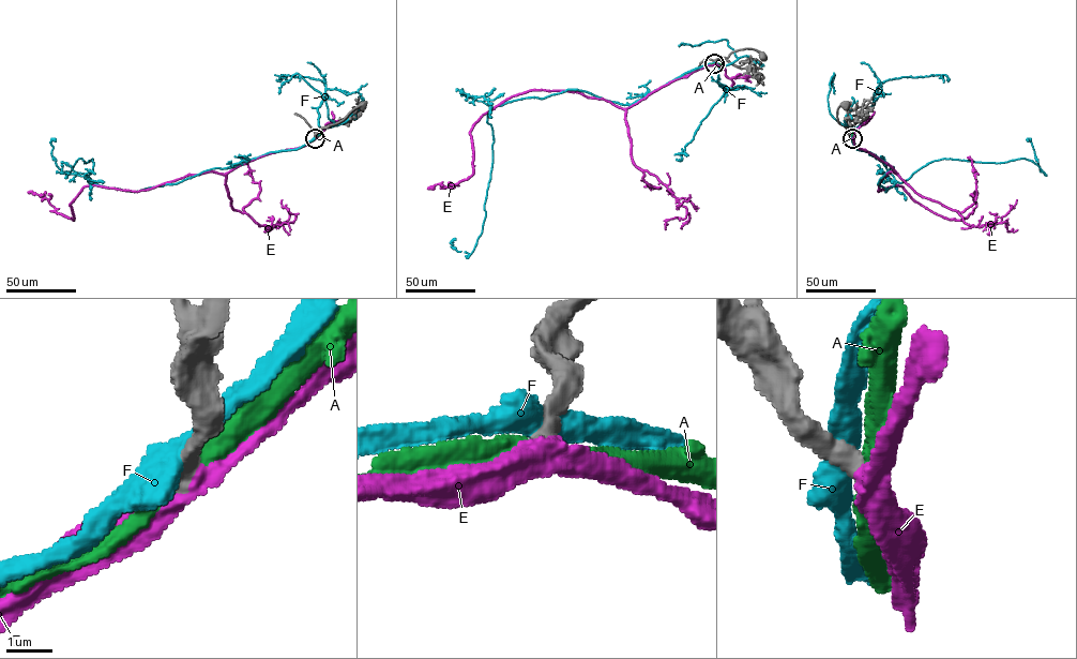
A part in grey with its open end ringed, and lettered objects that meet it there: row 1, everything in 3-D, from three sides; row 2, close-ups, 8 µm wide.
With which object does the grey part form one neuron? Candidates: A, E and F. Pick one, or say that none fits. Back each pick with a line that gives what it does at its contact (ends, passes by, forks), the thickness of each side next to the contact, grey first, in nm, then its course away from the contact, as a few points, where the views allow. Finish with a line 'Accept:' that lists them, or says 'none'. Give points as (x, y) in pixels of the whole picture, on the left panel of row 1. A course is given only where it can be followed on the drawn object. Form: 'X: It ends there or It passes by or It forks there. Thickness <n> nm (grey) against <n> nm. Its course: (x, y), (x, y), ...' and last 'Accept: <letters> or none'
E: It passes by. Thickness 440 nm (grey) against 440 nm. Its course: (315, 138), (225, 174), (188, 175), (138, 191), (87, 185), (71, 204), (73, 220), (43, 196), (28, 192)
Accept: E

